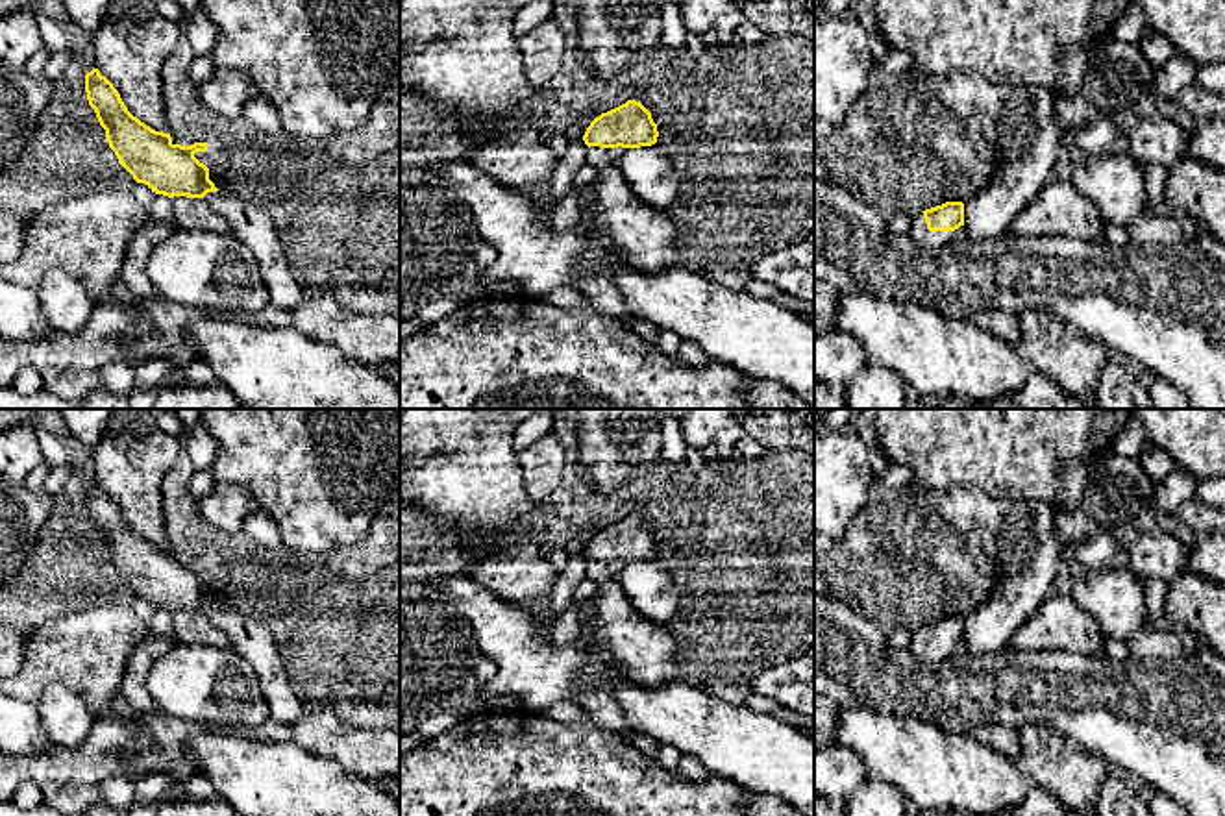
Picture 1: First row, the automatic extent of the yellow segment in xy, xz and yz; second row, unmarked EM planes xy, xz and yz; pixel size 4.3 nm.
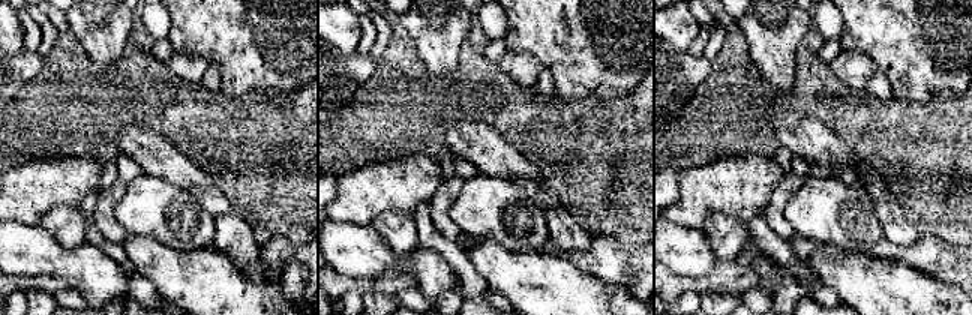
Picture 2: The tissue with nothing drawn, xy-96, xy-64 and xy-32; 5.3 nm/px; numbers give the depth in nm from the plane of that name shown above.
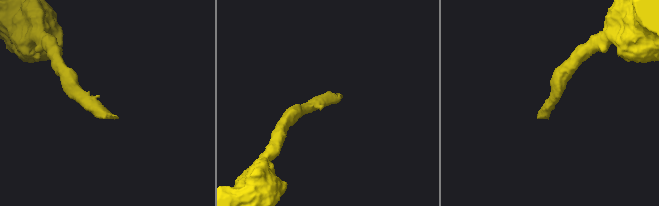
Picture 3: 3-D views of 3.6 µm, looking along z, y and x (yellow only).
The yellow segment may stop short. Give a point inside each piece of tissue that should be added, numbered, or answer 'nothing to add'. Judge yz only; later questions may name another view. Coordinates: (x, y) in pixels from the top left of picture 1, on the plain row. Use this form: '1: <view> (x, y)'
1: yz (931, 655)

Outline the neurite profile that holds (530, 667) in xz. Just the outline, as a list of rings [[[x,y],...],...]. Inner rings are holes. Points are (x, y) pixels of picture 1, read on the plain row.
[[[468,575],[444,577],[439,579],[435,587],[444,592],[466,618],[481,653],[498,664],[496,677],[485,683],[477,692],[481,699],[514,696],[522,701],[524,709],[542,714],[555,703],[574,701],[588,677],[601,675],[601,666],[587,659],[579,642],[557,648],[551,638],[538,633],[538,625],[531,616]]]

